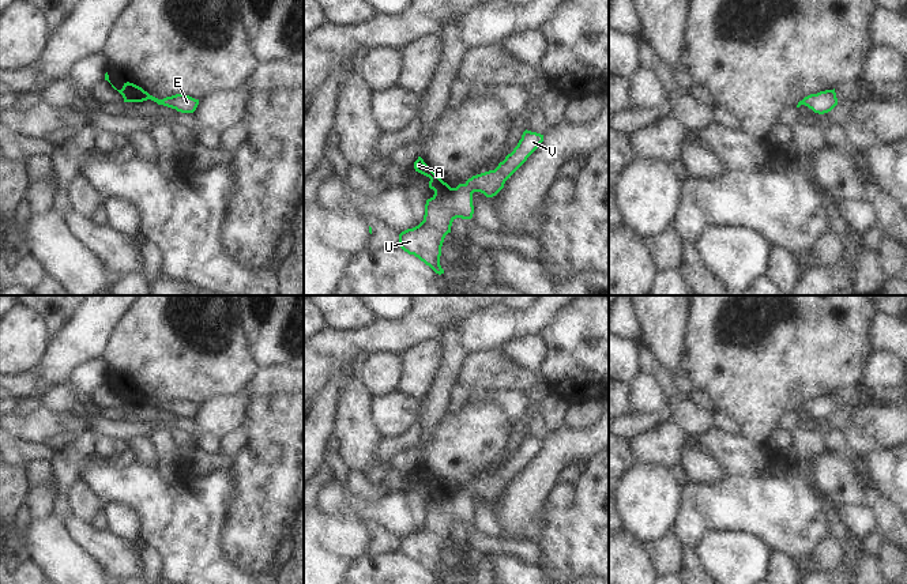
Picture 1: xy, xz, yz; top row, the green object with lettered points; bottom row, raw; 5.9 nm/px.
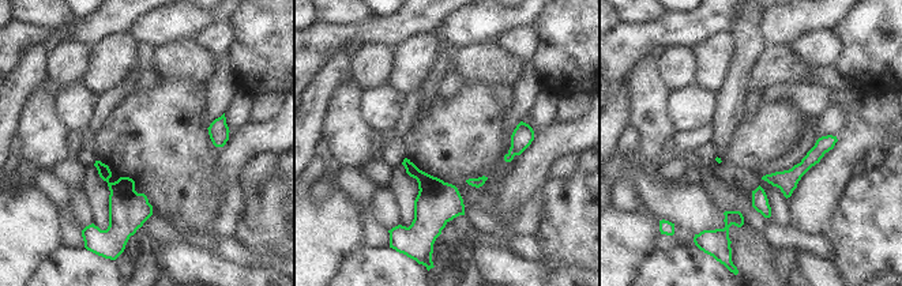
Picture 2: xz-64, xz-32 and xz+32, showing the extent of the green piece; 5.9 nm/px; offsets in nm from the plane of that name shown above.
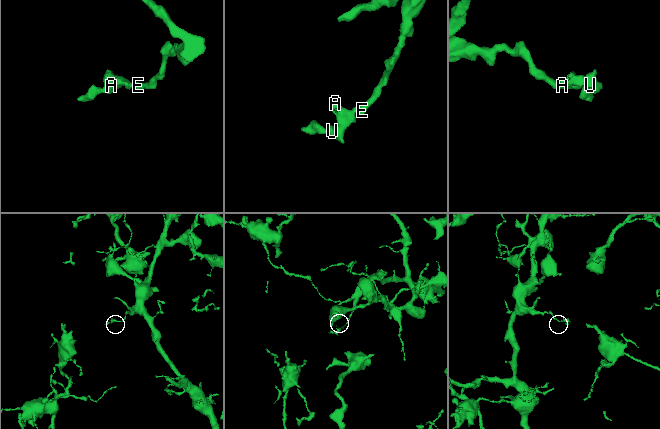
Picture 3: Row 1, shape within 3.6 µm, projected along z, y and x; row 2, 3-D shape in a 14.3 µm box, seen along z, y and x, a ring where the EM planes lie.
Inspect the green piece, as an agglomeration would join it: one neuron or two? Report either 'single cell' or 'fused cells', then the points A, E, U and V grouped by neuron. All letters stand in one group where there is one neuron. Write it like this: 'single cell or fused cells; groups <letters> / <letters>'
single cell; groups A E U V

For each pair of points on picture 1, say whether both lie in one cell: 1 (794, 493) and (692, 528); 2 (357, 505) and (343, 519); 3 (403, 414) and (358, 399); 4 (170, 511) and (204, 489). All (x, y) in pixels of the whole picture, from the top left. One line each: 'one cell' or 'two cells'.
1: one cell
2: two cells
3: two cells
4: one cell

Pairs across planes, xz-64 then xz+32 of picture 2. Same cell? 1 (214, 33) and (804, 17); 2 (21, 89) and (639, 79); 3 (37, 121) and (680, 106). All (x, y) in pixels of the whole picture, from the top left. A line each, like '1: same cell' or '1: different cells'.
1: different cells
2: different cells
3: different cells

